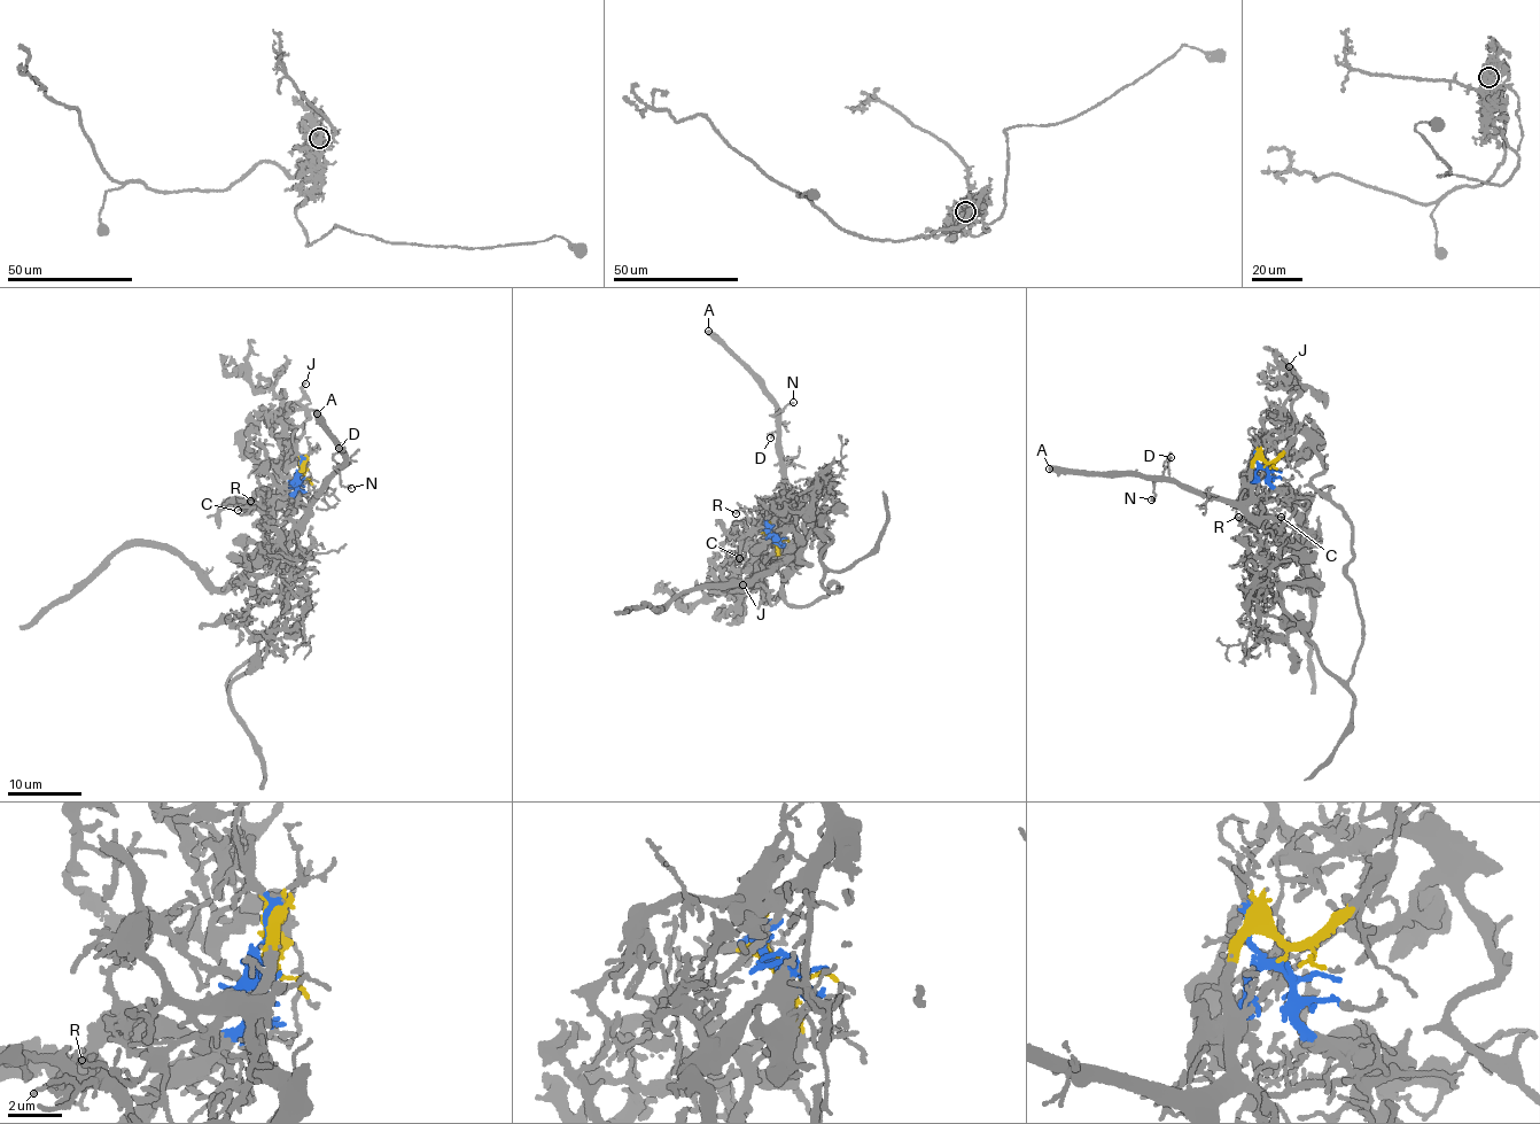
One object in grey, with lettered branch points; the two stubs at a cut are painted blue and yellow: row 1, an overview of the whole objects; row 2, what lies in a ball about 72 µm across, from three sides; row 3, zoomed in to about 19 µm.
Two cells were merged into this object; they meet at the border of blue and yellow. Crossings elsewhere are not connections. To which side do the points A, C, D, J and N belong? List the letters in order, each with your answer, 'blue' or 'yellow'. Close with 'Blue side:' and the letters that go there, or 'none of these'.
A: yellow
C: blue
D: yellow
J: blue
N: yellow
Blue side: C, J

